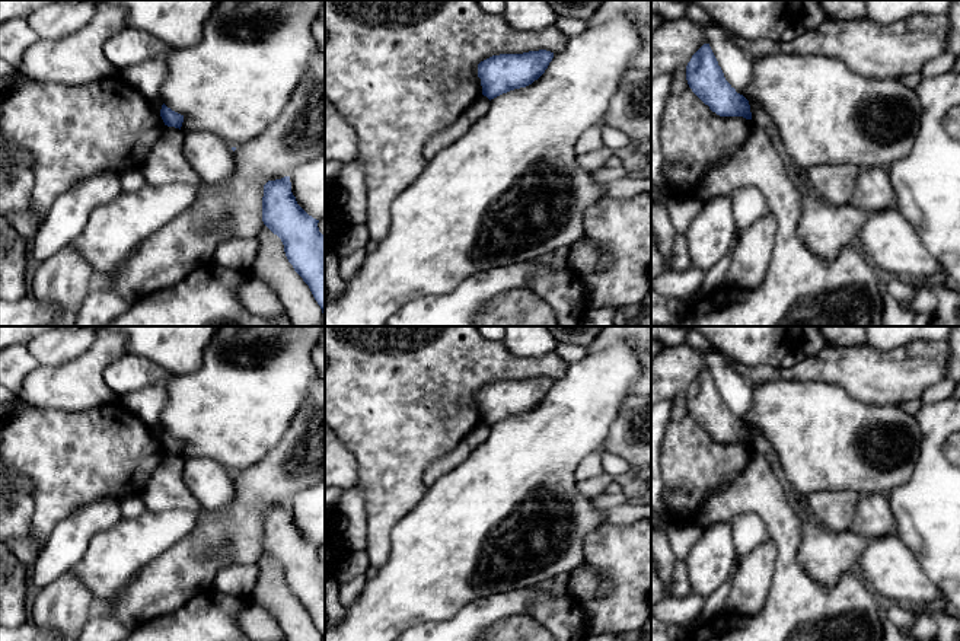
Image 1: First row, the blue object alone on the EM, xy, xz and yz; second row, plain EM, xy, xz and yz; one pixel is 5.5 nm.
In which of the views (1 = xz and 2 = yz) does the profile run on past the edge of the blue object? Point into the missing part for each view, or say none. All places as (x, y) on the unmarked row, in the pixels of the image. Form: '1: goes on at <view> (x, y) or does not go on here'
1: does not go on here
2: does not go on here

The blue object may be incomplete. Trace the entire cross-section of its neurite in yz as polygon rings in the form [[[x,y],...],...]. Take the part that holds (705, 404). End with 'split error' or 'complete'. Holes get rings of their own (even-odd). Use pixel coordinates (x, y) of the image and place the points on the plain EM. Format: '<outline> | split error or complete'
[[[709,370],[692,382],[686,392],[686,406],[692,418],[717,441],[752,446],[749,427],[725,406]]] | complete

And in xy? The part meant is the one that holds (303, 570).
[[[290,503],[264,511],[262,548],[277,561],[288,589],[309,612],[325,641],[325,561],[291,519]]] | complete

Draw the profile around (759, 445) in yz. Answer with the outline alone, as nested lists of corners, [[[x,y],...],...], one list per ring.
[[[749,427],[749,431],[753,450],[762,453],[772,465],[772,469],[779,469],[776,453],[774,447],[765,440],[762,433],[755,427]]]

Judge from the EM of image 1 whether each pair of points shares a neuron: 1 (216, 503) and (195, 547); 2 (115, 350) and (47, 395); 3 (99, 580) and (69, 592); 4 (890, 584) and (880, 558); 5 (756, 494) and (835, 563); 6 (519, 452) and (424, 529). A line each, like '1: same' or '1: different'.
1: different
2: same
3: different
4: same
5: different
6: same

